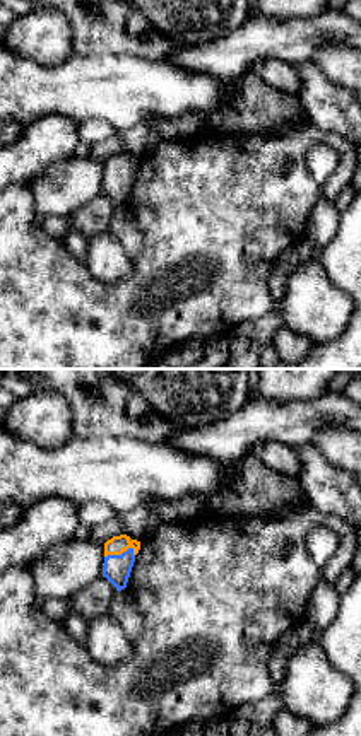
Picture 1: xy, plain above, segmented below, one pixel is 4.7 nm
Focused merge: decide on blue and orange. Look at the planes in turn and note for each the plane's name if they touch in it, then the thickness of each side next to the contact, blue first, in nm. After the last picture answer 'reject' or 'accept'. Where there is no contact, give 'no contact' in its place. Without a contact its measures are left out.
xy | 130/90 nm

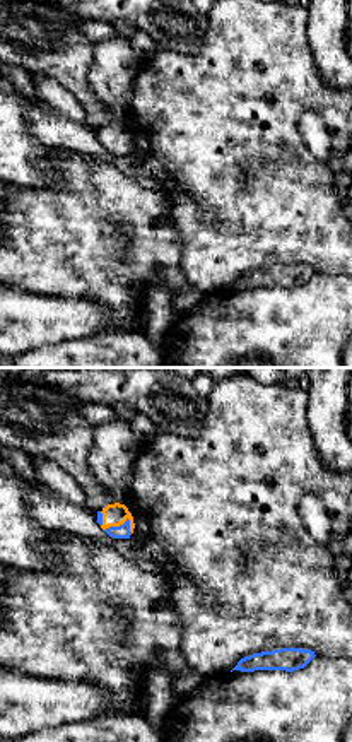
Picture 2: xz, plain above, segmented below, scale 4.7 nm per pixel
xz | 60/110 nm

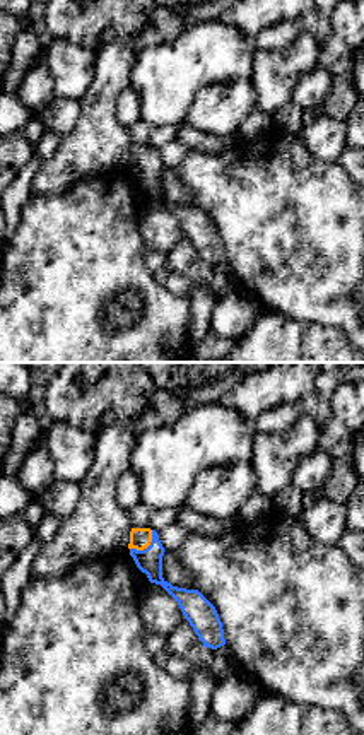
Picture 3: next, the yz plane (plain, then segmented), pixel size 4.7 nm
yz | 120/100 nm

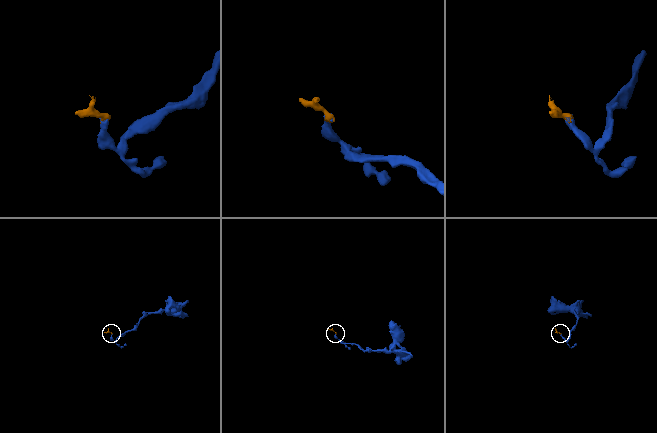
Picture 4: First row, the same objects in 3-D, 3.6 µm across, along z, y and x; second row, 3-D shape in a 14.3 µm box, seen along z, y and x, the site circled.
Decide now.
accept

